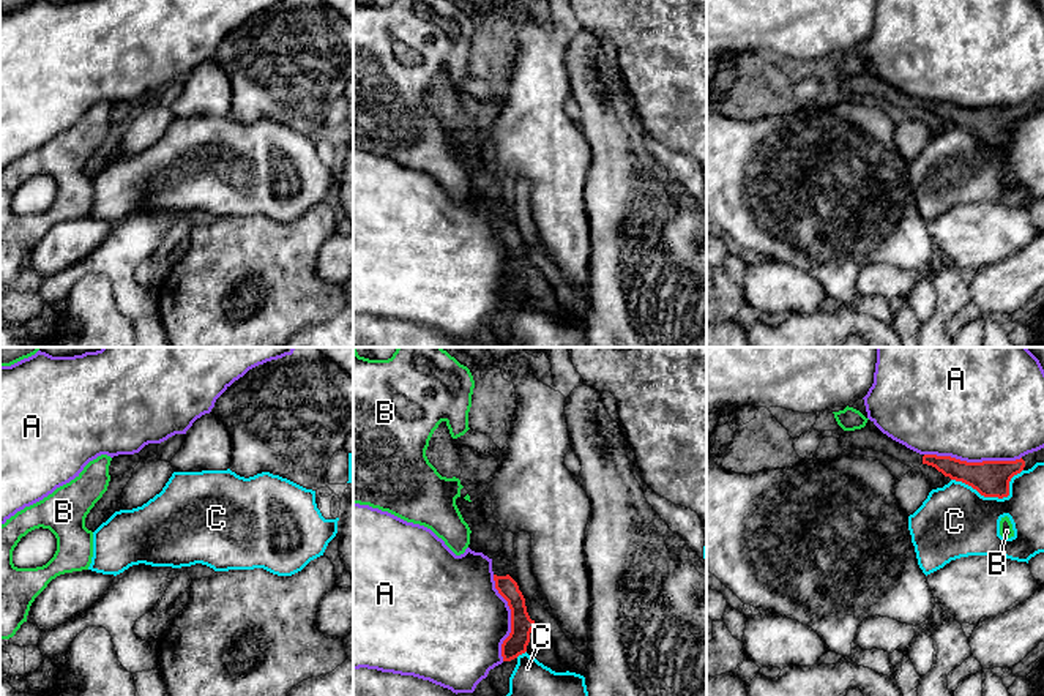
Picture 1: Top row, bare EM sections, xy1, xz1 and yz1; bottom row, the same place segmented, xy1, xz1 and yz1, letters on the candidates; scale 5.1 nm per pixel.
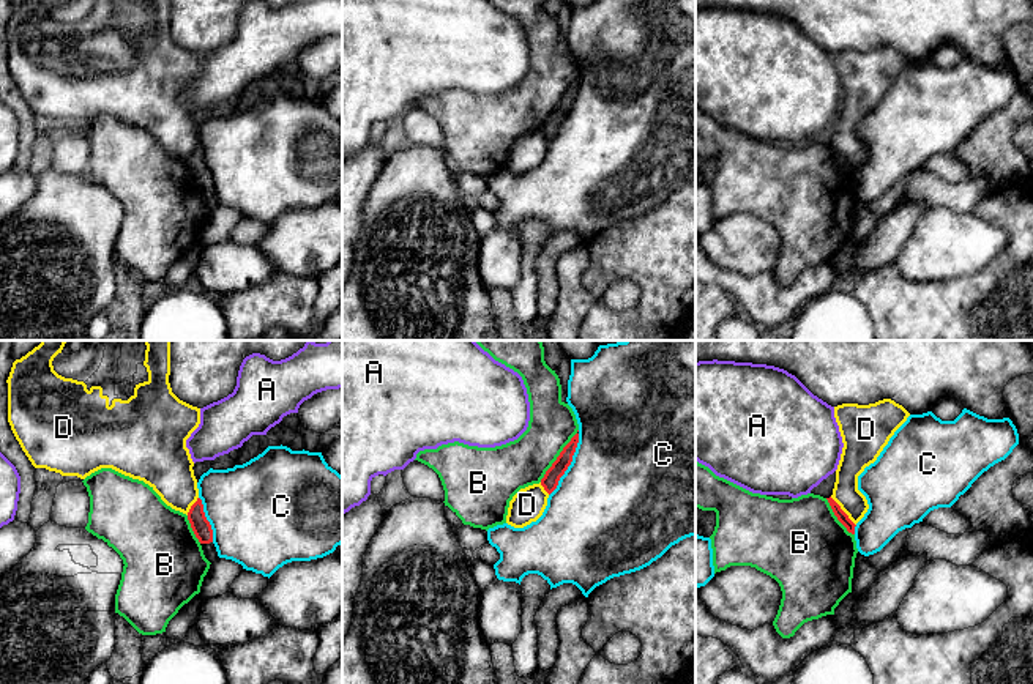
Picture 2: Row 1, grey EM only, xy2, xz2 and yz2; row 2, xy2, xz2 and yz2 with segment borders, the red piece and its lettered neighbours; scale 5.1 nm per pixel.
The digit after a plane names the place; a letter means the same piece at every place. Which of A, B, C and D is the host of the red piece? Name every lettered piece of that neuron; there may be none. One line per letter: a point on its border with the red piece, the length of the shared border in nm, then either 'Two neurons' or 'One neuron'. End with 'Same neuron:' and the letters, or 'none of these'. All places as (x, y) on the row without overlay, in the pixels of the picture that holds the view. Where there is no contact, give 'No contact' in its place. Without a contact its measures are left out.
A: Touches red at yz1 (973, 109). Shared border 500 nm. Two neurons
B: Touches red at xz2 (559, 103). Shared border 340 nm. Two neurons
C: Touches red at yz1 (992, 142). Shared border 380 nm. Two neurons
D: Touches red at yz2 (842, 158). Shared border 200 nm. Two neurons
Same neuron: none of these

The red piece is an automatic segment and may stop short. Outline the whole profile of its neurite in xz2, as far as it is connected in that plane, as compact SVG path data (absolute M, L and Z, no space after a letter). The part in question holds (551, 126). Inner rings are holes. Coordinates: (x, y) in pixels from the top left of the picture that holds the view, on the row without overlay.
M576 80L571 85L571 88L563 95L557 107L552 110L552 113L546 118L544 125L541 126L541 132L549 142L557 136L560 125L571 112L577 90L579 90L579 80Z

